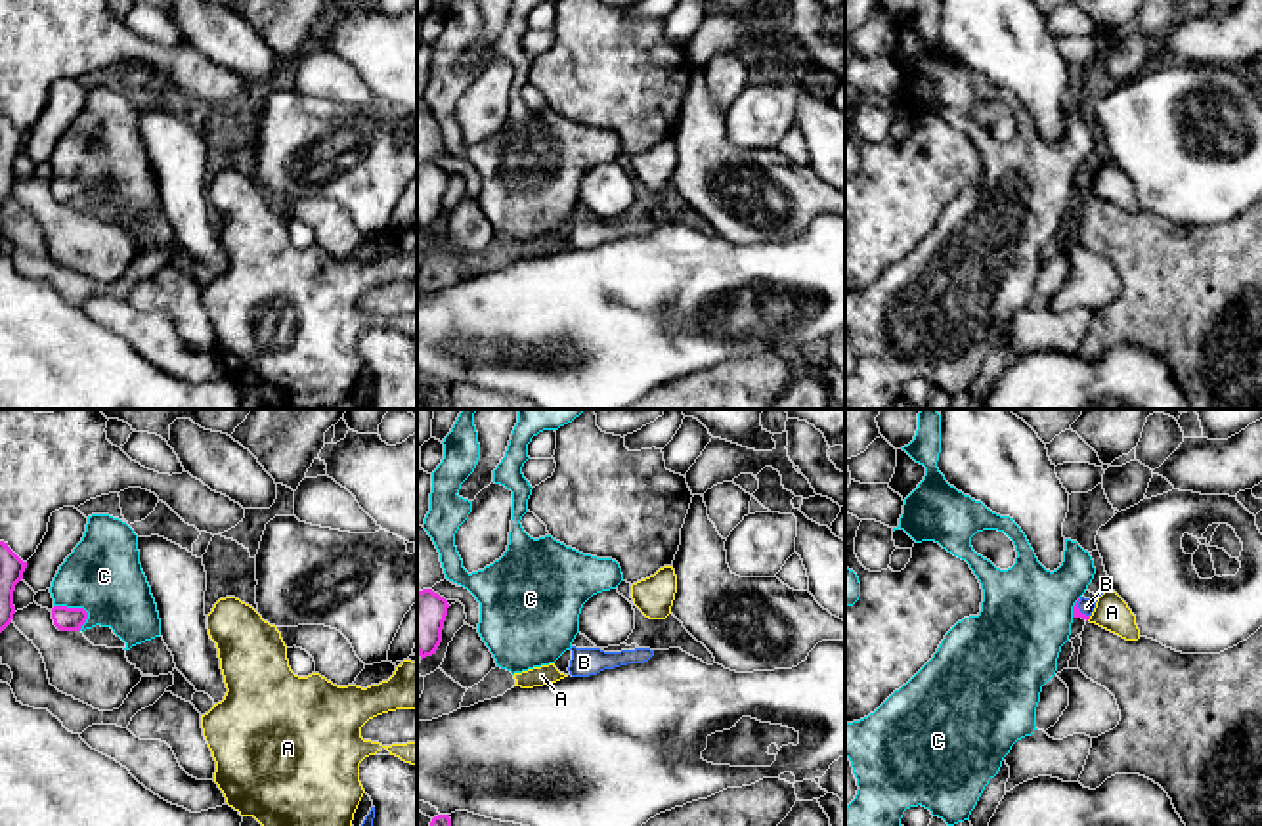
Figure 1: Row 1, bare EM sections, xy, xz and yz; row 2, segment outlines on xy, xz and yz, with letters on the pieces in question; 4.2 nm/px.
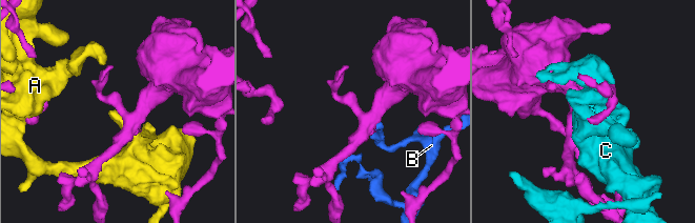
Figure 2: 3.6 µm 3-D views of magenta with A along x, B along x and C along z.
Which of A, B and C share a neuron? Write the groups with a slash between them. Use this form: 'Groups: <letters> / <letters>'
Groups: A / B / C

